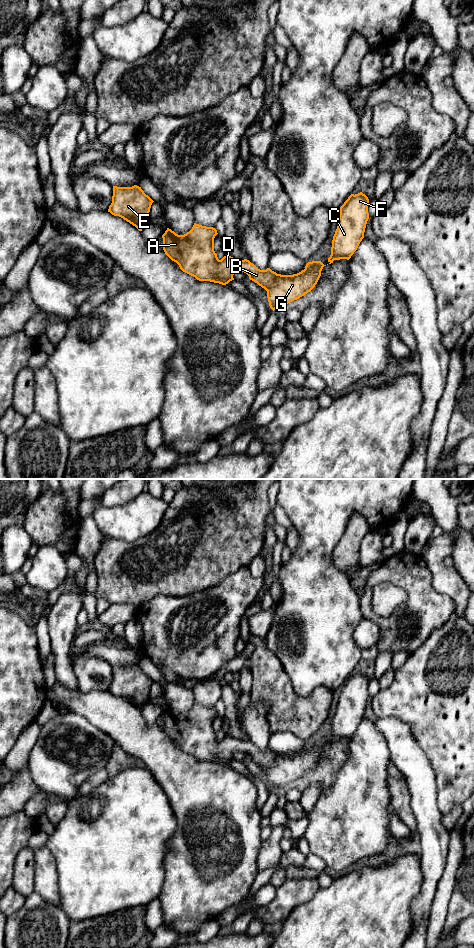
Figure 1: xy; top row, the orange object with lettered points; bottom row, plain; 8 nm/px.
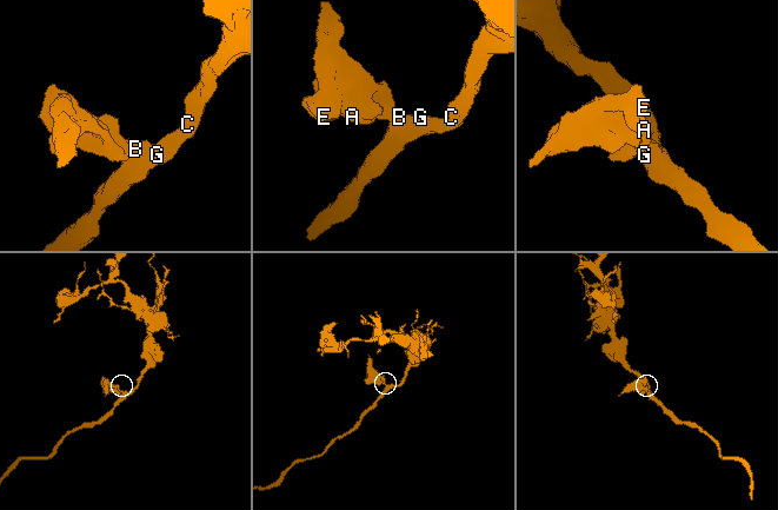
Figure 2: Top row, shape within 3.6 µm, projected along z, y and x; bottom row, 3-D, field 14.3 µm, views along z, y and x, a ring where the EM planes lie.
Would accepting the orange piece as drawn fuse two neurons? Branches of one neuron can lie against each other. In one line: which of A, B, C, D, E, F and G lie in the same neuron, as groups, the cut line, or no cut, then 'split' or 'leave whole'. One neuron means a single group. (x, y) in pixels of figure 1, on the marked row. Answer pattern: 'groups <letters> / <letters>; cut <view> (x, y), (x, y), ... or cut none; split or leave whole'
groups A B C D E F G; cut none; leave whole

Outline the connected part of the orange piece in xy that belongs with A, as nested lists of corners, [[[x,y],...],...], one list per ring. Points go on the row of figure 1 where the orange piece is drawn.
[[[194,223],[192,229],[184,235],[178,235],[167,228],[162,235],[163,250],[172,261],[179,265],[183,272],[195,277],[199,281],[210,281],[226,285],[234,280],[233,275],[235,272],[242,271],[246,273],[250,280],[267,291],[269,306],[273,311],[277,307],[286,306],[288,303],[310,292],[317,284],[323,267],[326,266],[321,261],[312,261],[308,262],[305,269],[297,274],[281,275],[272,271],[270,268],[260,270],[247,259],[239,260],[228,255],[219,260],[214,251],[214,238],[217,234],[215,228],[196,223]]]

